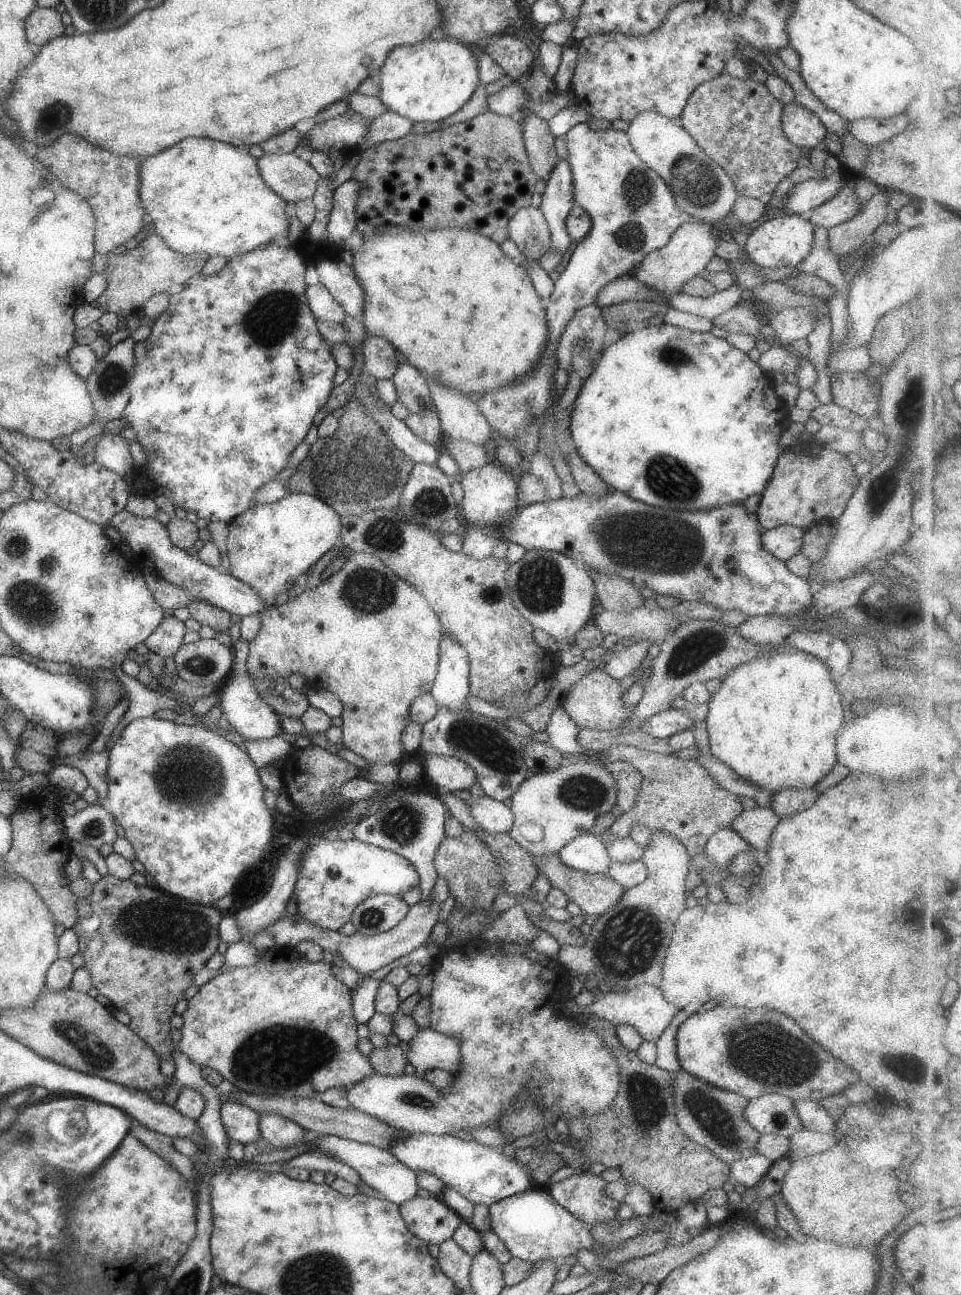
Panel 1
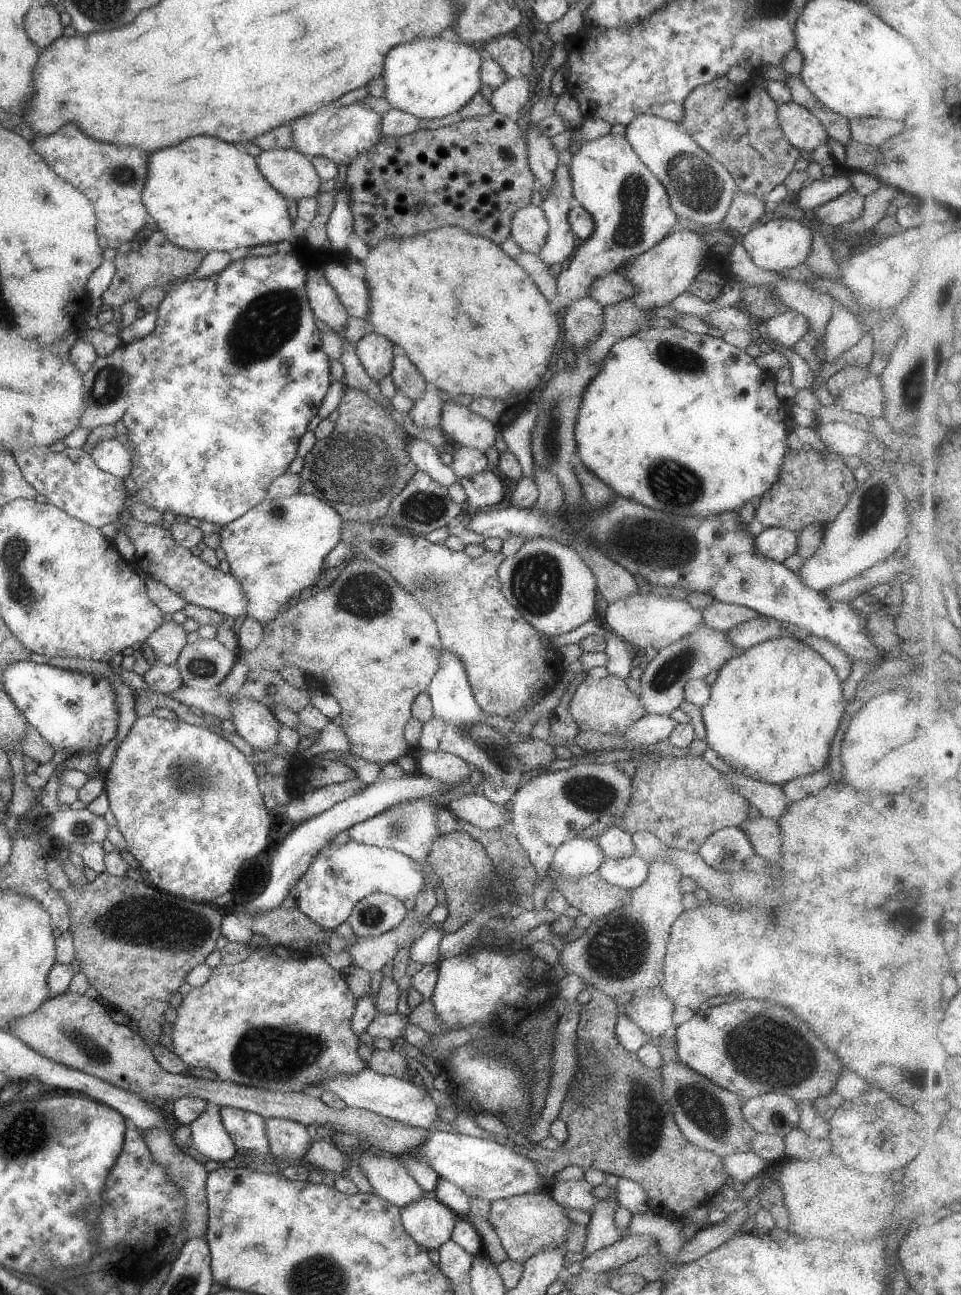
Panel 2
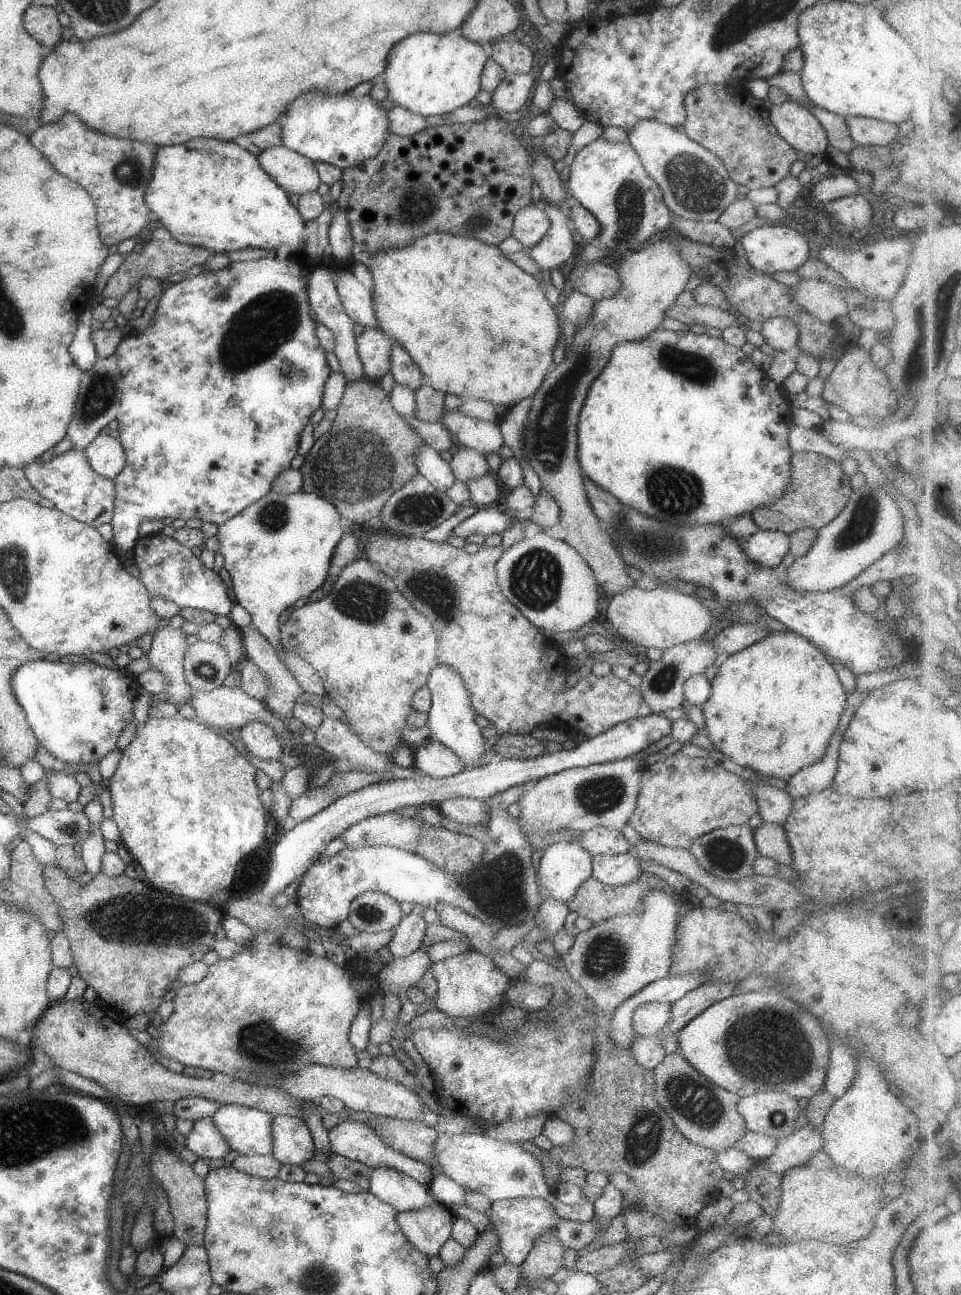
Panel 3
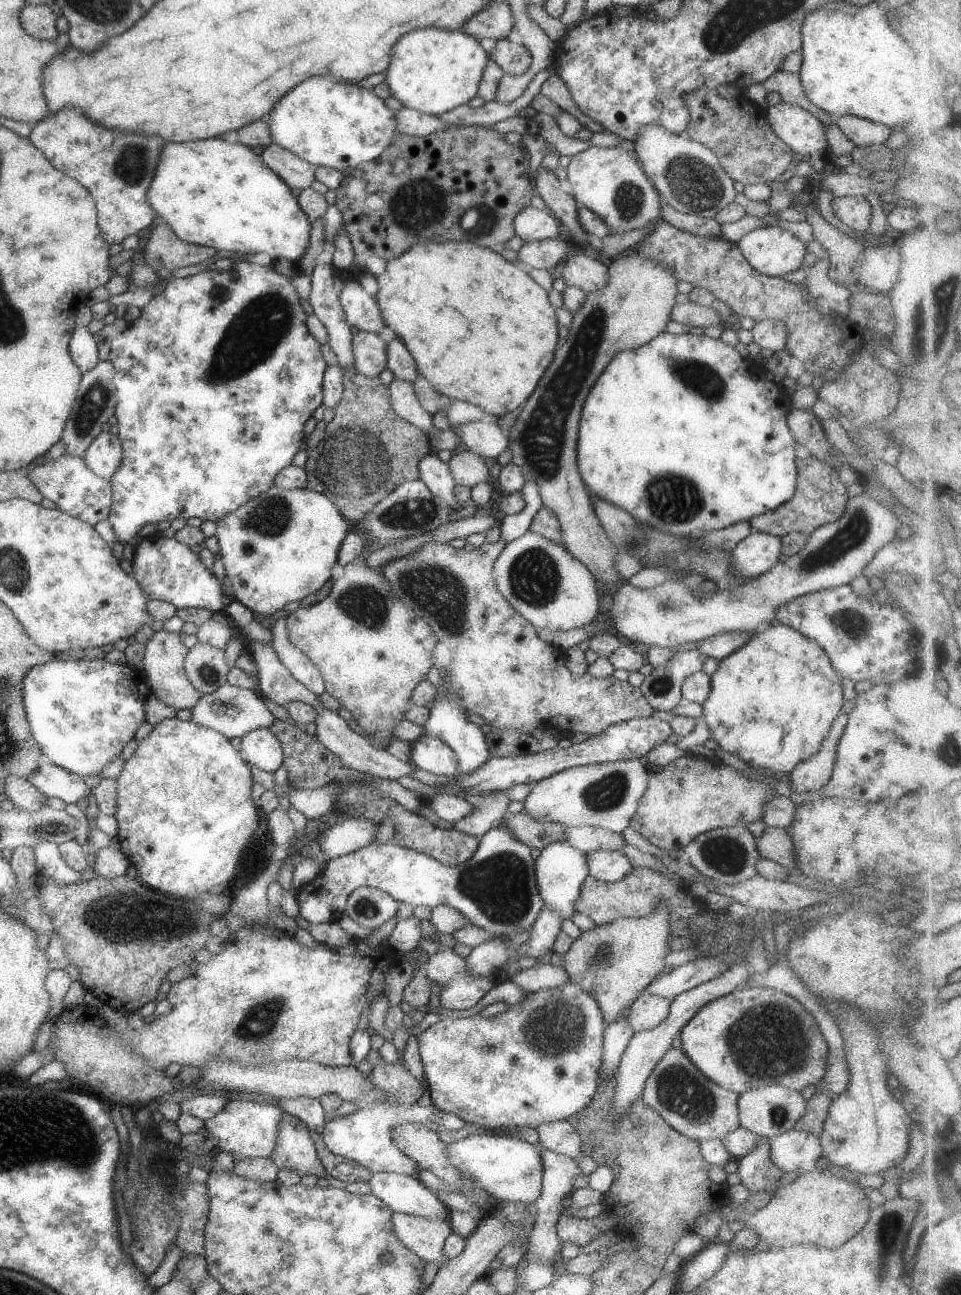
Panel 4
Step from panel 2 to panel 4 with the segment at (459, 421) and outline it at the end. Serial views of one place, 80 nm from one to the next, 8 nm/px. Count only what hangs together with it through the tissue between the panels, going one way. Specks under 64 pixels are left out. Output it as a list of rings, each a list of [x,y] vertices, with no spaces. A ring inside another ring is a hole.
[[[484,421],[466,422],[451,429],[472,453],[485,461],[495,459],[508,446],[508,438],[499,428],[499,424]]]

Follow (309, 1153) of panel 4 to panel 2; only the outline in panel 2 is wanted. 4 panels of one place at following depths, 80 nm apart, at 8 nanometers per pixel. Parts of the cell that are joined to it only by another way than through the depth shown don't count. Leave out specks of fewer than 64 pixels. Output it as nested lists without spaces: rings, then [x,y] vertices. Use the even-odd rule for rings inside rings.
[[[267,1117],[264,1129],[268,1150],[275,1156],[275,1160],[301,1160],[307,1147],[309,1148],[310,1137],[306,1126],[301,1123]]]

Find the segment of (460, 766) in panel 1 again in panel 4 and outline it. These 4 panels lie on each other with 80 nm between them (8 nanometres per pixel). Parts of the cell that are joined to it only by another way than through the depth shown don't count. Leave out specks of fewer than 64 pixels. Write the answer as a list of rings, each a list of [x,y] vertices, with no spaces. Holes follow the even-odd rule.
[[[423,734],[410,744],[410,763],[435,776],[454,776],[458,762],[456,754],[437,737]]]

